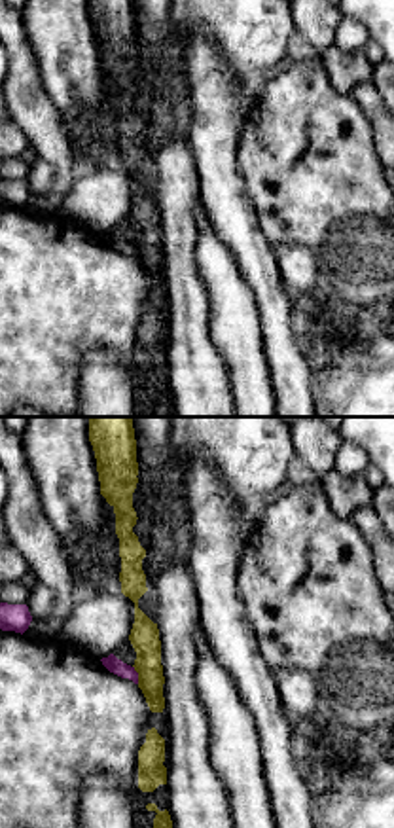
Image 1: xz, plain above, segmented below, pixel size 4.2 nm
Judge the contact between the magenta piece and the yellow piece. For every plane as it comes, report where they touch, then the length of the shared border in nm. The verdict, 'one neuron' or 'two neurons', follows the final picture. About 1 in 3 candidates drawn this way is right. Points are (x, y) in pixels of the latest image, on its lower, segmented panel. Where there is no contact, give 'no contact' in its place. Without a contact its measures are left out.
meets magenta at (137, 675); contact 80 nm long

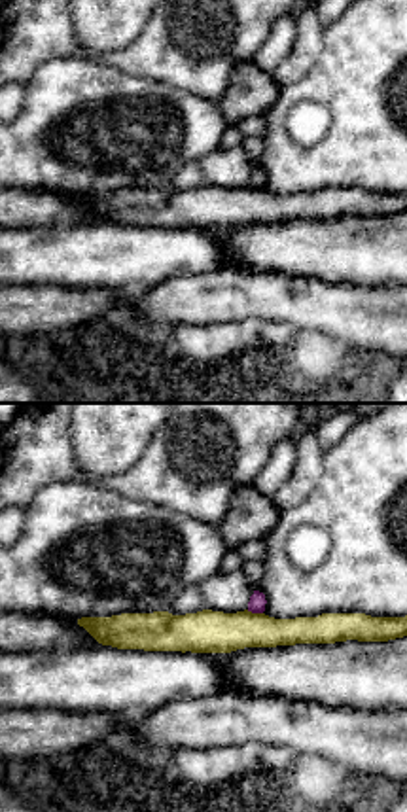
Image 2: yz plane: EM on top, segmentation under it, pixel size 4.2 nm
meets magenta at (254, 612); contact 70 nm long

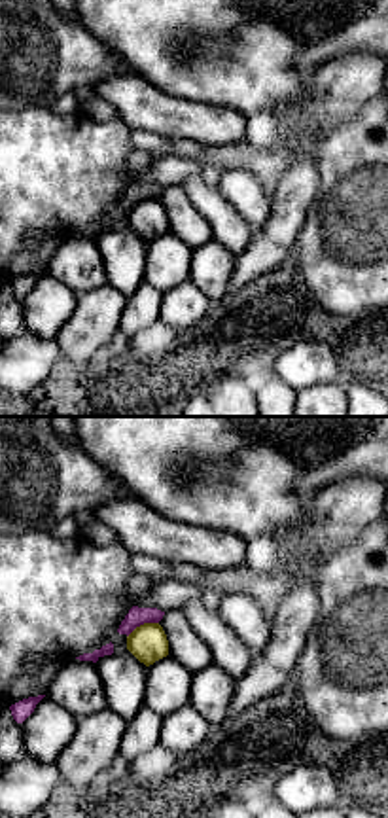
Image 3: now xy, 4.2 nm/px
meets magenta at (142, 623); contact 150 nm long

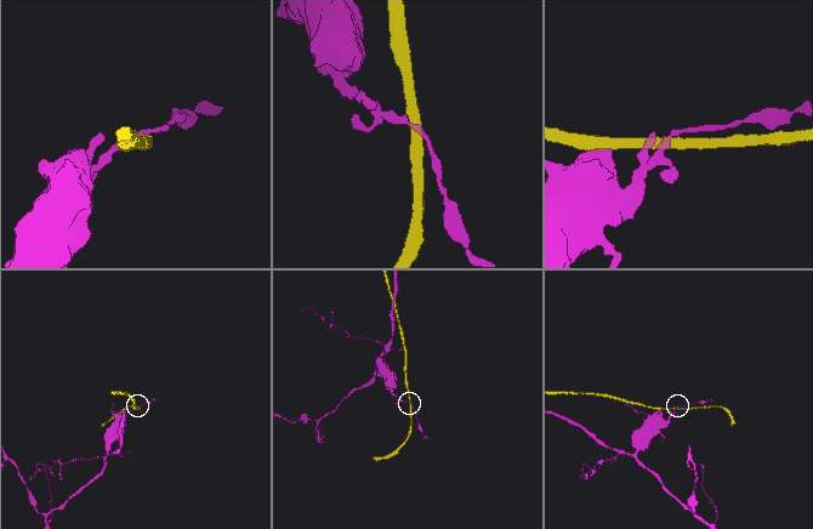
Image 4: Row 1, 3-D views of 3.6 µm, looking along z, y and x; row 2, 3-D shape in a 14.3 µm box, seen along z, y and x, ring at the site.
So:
two neurons

